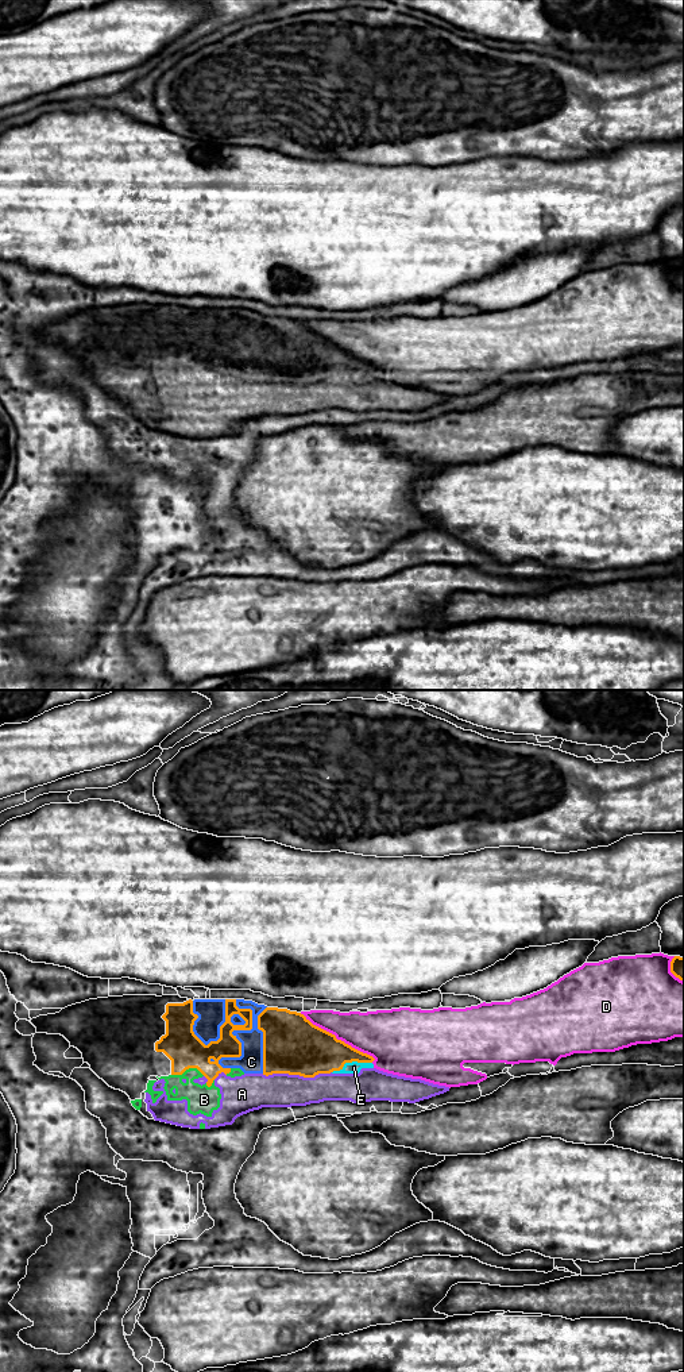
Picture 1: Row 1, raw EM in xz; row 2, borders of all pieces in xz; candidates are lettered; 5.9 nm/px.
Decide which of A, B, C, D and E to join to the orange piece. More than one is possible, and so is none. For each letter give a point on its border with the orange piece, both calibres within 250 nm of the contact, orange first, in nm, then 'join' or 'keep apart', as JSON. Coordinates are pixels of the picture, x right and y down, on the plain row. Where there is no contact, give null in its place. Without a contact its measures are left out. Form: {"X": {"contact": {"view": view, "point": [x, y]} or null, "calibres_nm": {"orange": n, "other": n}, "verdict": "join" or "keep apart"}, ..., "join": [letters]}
{"A": {"contact": {"view": "xz", "point": [296, 382]}, "calibres_nm": {"orange": 360, "other": 200}, "verdict": "join"}, "B": {"contact": {"view": "xz", "point": [188, 377]}, "calibres_nm": {"orange": 220, "other": 170}, "verdict": "join"}, "C": {"contact": {"view": "xz", "point": [234, 338]}, "calibres_nm": {"orange": 140, "other": 140}, "verdict": "join"}, "D": {"contact": {"view": "xz", "point": [336, 347]}, "calibres_nm": {"orange": 340, "other": 280}, "verdict": "keep apart"}, "E": {"contact": {"view": "xz", "point": [351, 370]}, "calibres_nm": {"orange": 280, "other": 70}, "verdict": "join"}, "join": ["A", "B", "C", "E"]}

